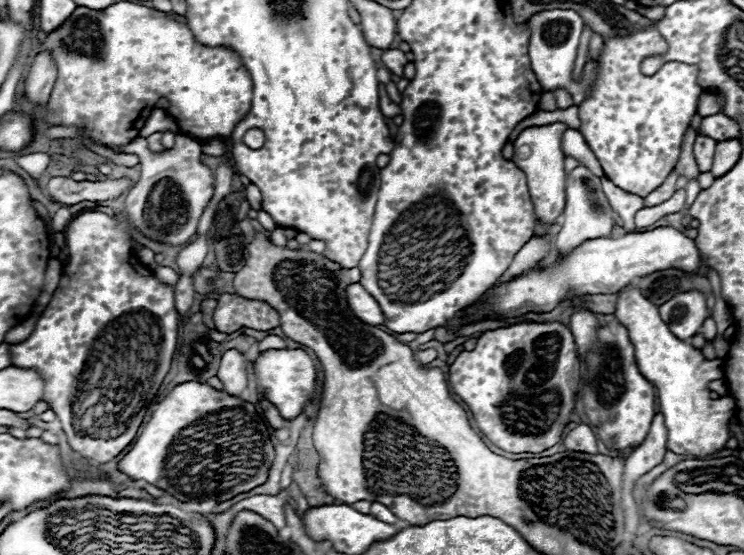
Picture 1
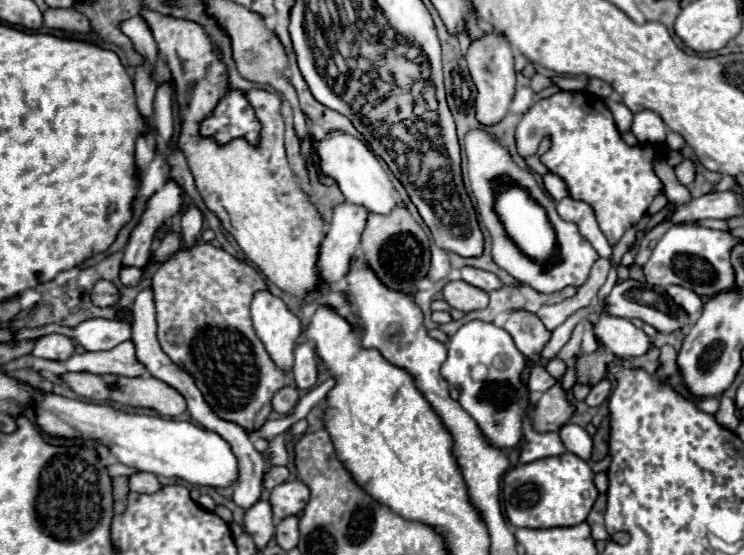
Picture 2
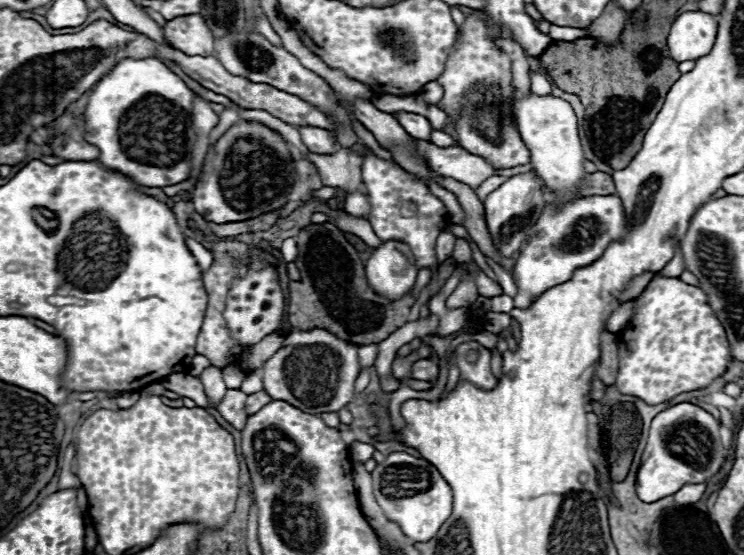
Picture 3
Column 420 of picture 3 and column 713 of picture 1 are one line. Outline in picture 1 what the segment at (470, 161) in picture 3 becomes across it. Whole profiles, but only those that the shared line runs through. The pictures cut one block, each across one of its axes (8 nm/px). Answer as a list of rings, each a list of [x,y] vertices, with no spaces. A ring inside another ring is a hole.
[[[696,136],[694,156],[696,156],[696,164],[702,172],[710,172],[712,160],[714,160],[714,148],[716,148],[716,140],[712,140],[708,136]]]

